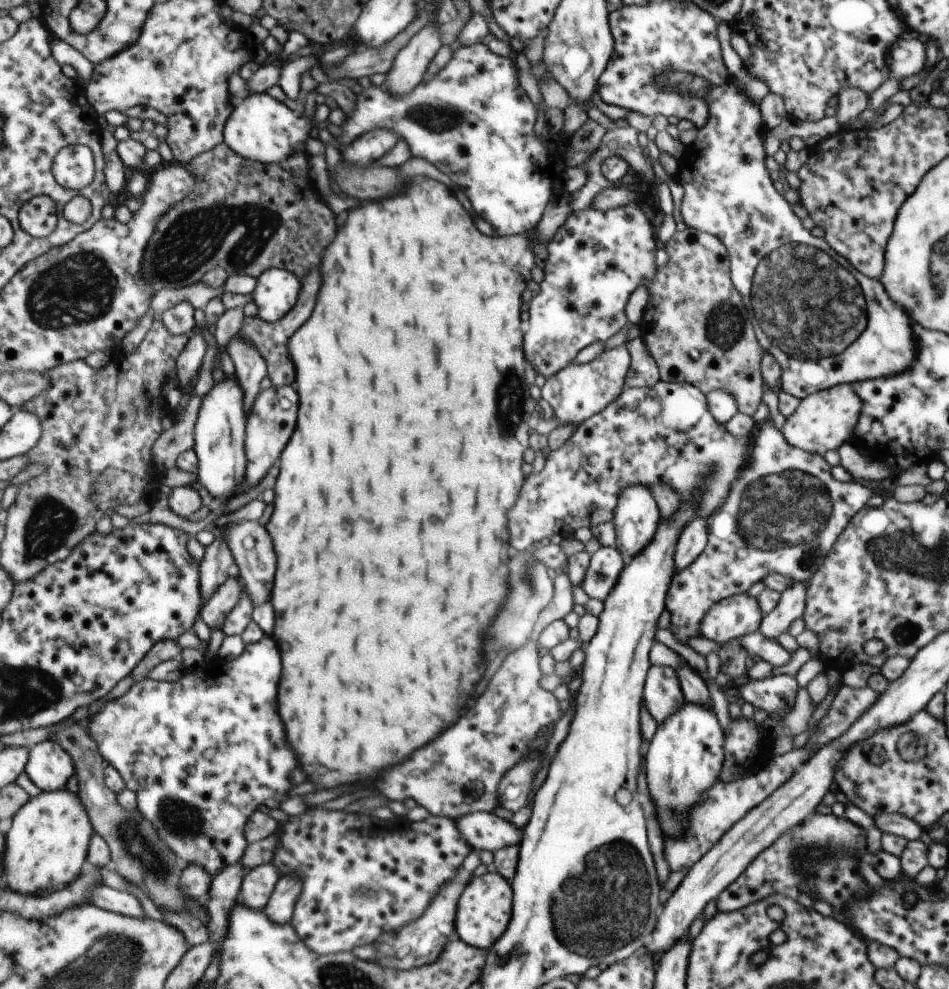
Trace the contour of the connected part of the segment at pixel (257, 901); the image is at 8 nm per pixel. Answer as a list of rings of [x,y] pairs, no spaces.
[[[274,863],[255,868],[244,878],[241,902],[255,911],[264,910],[270,904],[270,900],[277,890],[282,876],[280,870],[274,866]]]

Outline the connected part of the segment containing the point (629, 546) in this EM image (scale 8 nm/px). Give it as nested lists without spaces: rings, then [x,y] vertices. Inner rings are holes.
[[[634,484],[621,492],[613,523],[616,548],[622,552],[626,562],[652,542],[660,518],[660,506],[652,488]]]

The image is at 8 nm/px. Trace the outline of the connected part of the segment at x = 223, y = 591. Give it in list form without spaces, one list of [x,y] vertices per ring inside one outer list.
[[[234,570],[228,582],[218,588],[214,596],[208,600],[206,606],[202,609],[201,618],[214,630],[224,631],[226,620],[228,620],[232,611],[240,604],[245,595],[245,582],[240,575],[236,575],[235,573],[239,573],[239,570]]]

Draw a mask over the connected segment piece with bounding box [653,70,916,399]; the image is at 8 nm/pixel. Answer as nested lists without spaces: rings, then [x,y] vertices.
[[[658,71],[653,81],[664,92],[673,89],[676,92],[704,94],[703,99],[709,104],[709,122],[697,130],[692,144],[684,145],[677,160],[676,181],[684,188],[682,220],[690,228],[719,237],[729,249],[733,284],[752,313],[753,326],[762,348],[780,365],[782,391],[805,399],[838,384],[853,385],[908,371],[916,363],[916,336],[912,336],[908,314],[890,300],[882,281],[858,272],[826,240],[817,238],[811,230],[804,228],[801,218],[792,212],[792,205],[774,190],[764,162],[765,142],[759,104],[744,96],[733,82],[713,86],[702,76],[684,71]]]

